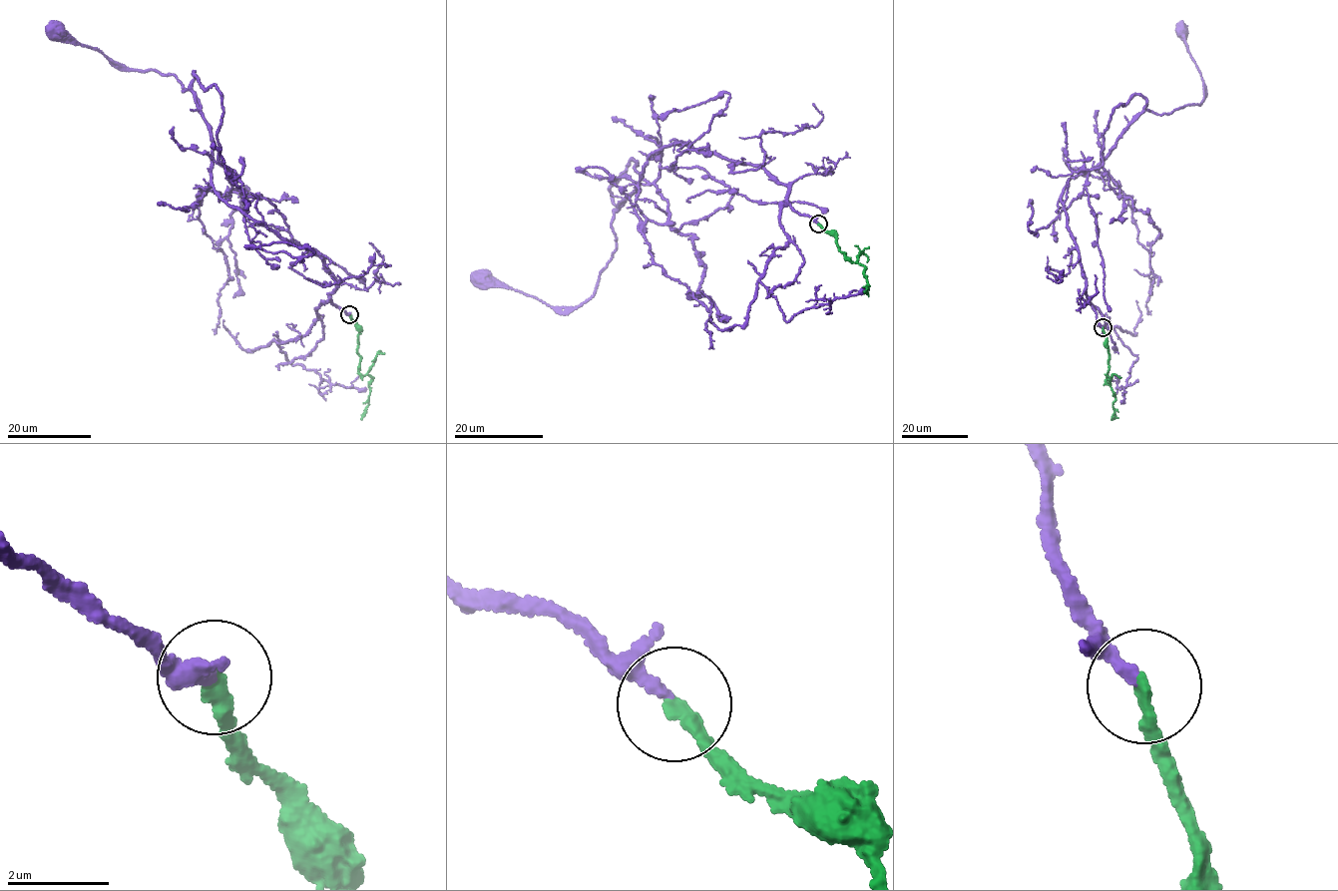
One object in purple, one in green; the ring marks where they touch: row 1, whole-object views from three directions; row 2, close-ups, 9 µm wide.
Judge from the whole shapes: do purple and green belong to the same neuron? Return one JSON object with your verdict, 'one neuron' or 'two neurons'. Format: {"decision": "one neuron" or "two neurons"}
{"decision": "one neuron"}

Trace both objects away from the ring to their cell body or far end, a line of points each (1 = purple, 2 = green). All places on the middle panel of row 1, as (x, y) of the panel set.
1: (818, 222), (765, 169), (675, 143), (649, 156), (614, 212), (616, 251), (577, 306), (482, 277)
2: (818, 223), (836, 238), (847, 259), (864, 267), (863, 275), (869, 286), (867, 292), (864, 291)

